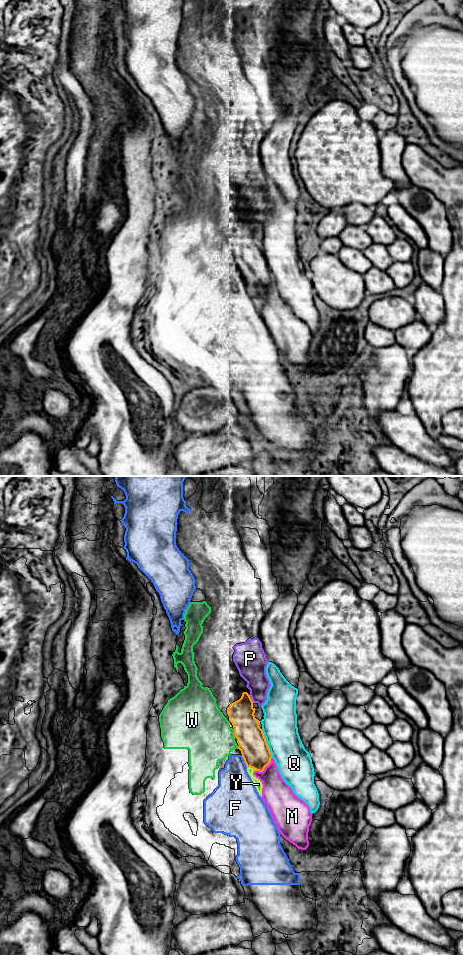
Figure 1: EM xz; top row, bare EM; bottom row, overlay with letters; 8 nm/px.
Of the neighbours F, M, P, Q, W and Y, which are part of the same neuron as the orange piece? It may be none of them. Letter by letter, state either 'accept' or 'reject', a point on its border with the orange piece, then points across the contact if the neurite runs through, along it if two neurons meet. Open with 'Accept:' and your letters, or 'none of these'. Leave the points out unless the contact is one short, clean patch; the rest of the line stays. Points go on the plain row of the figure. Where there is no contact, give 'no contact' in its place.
Accept: Y
F: reject | xz (244, 281)
M: reject | xz (264, 288)
P: reject | xz (251, 219)
Q: reject | xz (266, 263)
W: reject | xz (234, 253) | along xz (233, 249), (235, 257)
Y: accept | xz (251, 287)

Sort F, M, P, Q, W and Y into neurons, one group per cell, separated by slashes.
F P W / M / Q / Y

